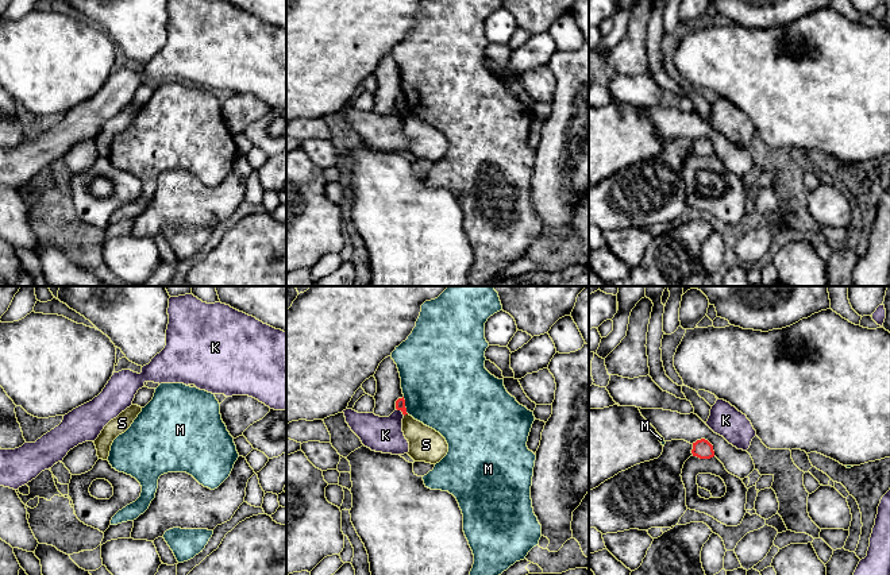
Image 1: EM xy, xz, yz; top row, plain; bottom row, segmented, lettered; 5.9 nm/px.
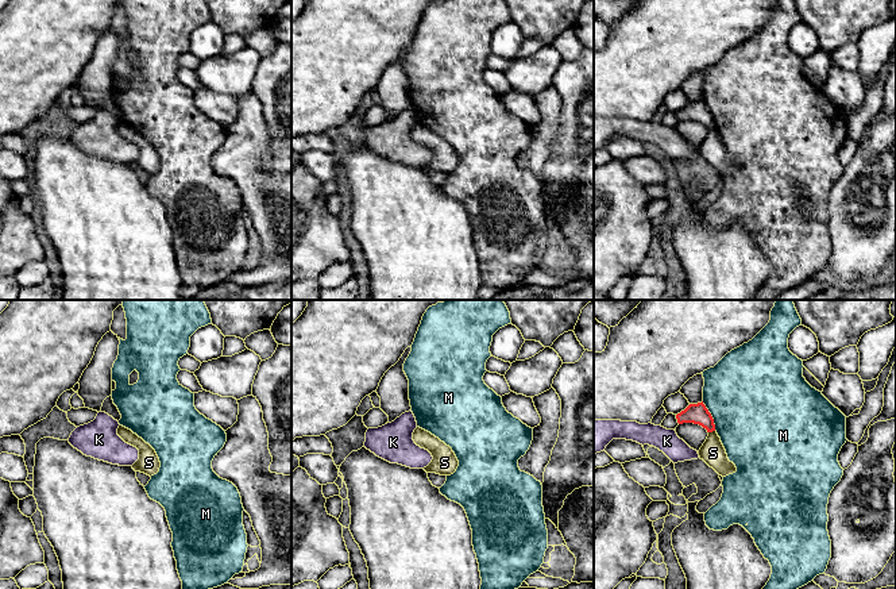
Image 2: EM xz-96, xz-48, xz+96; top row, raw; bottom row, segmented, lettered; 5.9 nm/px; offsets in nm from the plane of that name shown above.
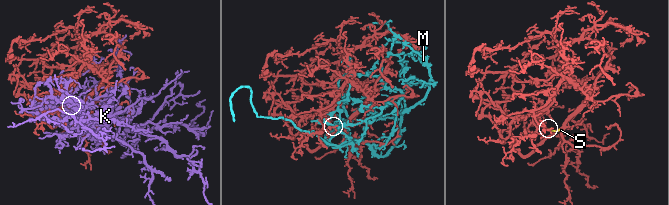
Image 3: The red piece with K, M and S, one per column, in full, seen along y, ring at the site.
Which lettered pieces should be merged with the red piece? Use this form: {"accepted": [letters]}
{"accepted": []}

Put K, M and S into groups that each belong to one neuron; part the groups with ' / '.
K / M / S

